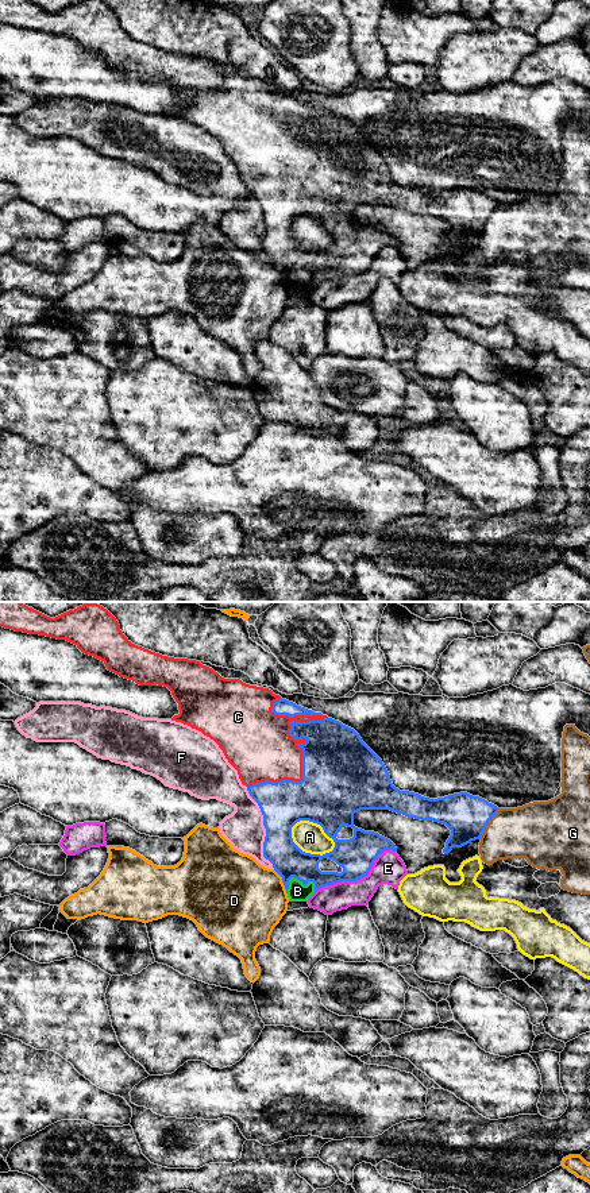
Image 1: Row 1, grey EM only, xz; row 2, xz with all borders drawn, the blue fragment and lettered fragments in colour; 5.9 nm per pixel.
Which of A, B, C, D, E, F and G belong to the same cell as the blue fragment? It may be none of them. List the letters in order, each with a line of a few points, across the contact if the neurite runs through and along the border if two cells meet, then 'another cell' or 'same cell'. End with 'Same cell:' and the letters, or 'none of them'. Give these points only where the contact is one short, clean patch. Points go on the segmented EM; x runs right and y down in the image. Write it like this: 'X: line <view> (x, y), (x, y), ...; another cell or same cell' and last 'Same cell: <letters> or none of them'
A: another cell
B: line xz (288, 860), (296, 868), (296, 877), (297, 891); same cell
C: same cell
D: another cell
E: another cell
F: another cell
G: another cell
Same cell: B, C

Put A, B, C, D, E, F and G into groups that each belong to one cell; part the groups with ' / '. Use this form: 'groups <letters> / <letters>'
groups A G / B C / D / E / F

